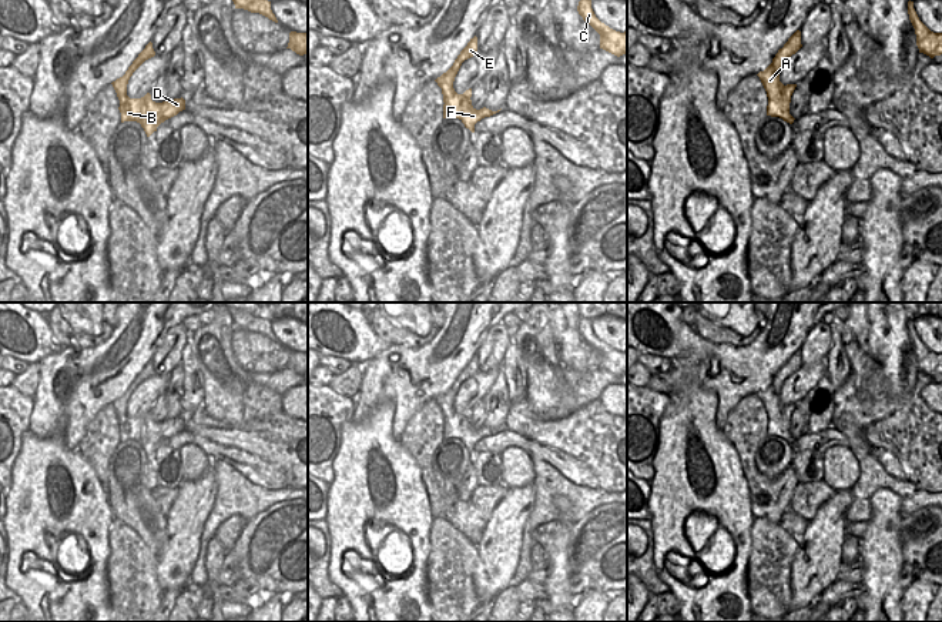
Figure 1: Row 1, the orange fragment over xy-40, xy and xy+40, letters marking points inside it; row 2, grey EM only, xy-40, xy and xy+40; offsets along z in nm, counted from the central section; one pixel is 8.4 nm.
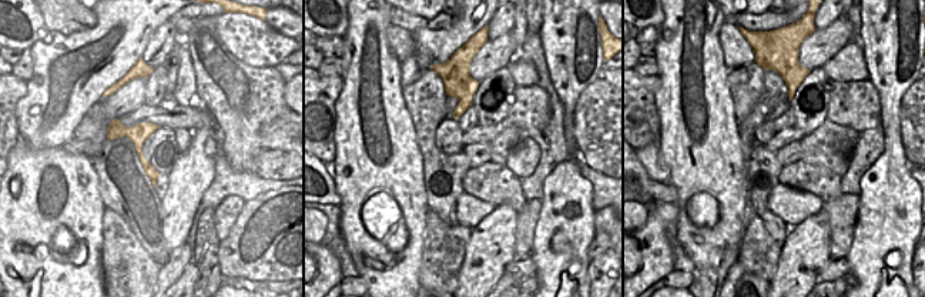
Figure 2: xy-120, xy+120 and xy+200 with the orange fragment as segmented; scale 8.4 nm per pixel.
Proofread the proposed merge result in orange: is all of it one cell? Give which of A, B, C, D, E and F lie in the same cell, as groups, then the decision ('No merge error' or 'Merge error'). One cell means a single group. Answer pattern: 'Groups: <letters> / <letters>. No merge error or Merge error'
Groups: A C E / B D F. Merge error

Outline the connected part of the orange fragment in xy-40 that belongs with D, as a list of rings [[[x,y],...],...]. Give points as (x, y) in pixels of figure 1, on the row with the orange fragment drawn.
[[[147,93],[143,98],[130,98],[118,110],[121,123],[137,121],[144,128],[147,137],[150,137],[161,123],[185,110],[185,100],[181,97],[155,103],[151,100],[151,94]]]

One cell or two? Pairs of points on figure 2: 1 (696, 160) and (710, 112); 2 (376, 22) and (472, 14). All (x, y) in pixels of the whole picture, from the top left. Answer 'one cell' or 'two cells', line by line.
1: one cell
2: two cells

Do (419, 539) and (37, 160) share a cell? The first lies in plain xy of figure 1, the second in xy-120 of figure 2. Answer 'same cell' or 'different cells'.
same cell

